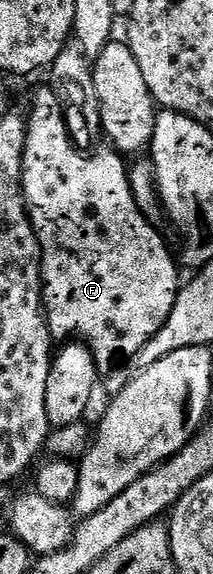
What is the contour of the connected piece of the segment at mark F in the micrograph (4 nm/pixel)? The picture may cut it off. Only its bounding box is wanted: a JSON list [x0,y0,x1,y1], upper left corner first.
[21,86,181,375]

